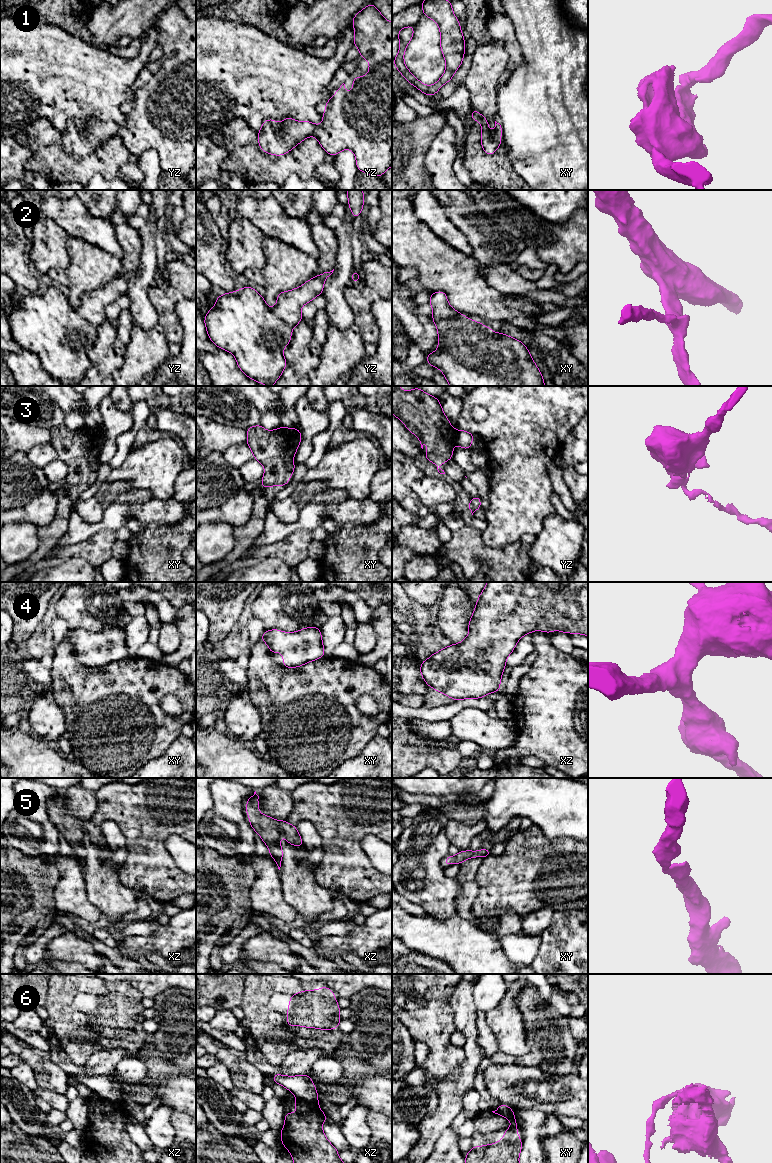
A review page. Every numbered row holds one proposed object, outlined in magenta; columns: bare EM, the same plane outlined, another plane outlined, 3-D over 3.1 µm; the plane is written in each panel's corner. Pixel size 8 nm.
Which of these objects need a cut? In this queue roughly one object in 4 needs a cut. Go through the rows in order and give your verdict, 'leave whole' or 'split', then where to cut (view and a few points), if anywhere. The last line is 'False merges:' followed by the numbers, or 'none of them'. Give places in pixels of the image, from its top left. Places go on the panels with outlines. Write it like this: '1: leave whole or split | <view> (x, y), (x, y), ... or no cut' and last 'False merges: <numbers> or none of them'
1: leave whole | no cut
2: leave whole | no cut
3: split | xy (300, 433), (289, 446), (284, 457), (284, 465), (290, 474)
4: leave whole | no cut
5: leave whole | no cut
6: split | xz (298, 1098), (307, 1102), (317, 1101)
False merges: 3, 6

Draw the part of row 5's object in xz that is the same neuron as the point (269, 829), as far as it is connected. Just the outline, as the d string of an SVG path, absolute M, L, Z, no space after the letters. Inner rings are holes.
M254 792L246 803L246 814L250 817L249 823L257 832L266 846L269 848L271 857L275 860L280 870L283 850L280 846L280 836L283 834L286 841L296 847L302 847L303 841L296 826L289 824L286 820L278 821L266 815L261 815L258 808L259 796Z

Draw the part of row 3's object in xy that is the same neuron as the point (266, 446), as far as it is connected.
M260 424L246 429L247 445L265 468L261 480L262 488L269 486L286 486L291 473L285 466L284 457L289 446L299 436L298 428L284 428L265 430Z

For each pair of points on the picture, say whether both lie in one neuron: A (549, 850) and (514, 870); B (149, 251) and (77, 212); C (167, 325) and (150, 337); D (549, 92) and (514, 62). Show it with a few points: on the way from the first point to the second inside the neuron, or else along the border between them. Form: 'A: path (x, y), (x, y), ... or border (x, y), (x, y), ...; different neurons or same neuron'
A: path (540, 859), (538, 861), (531, 861), (523, 869); same neuron
B: border (109, 220), (114, 225); different neurons
C: border (158, 324), (162, 328), (168, 343); different neurons
D: border (518, 41), (523, 61), (506, 75); different neurons

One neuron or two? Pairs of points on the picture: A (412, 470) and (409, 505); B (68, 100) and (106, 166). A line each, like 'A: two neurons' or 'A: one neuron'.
A: one neuron
B: two neurons

